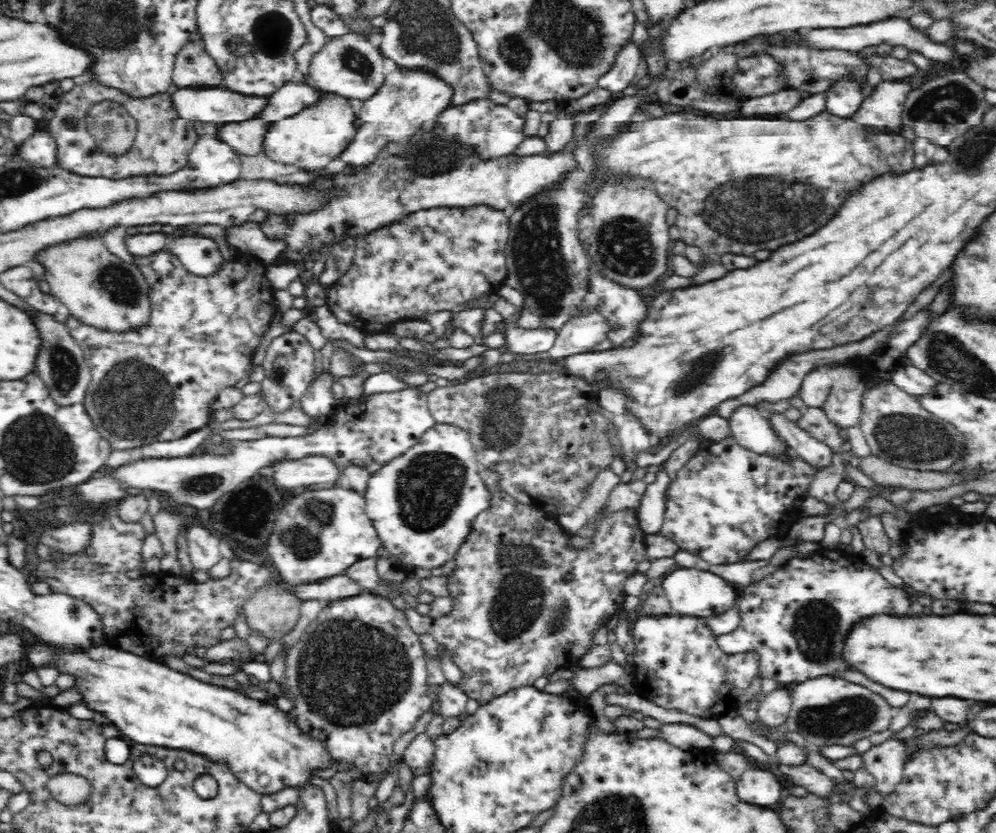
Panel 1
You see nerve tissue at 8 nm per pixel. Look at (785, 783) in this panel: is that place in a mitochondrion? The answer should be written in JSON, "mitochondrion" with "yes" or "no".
{"mitochondrion":"no"}

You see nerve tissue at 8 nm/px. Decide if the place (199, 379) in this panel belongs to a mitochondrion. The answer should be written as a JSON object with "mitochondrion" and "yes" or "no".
{"mitochondrion":"no"}

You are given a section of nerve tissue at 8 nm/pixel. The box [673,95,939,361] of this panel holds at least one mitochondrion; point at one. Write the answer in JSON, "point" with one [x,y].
{"point":[757,211]}

